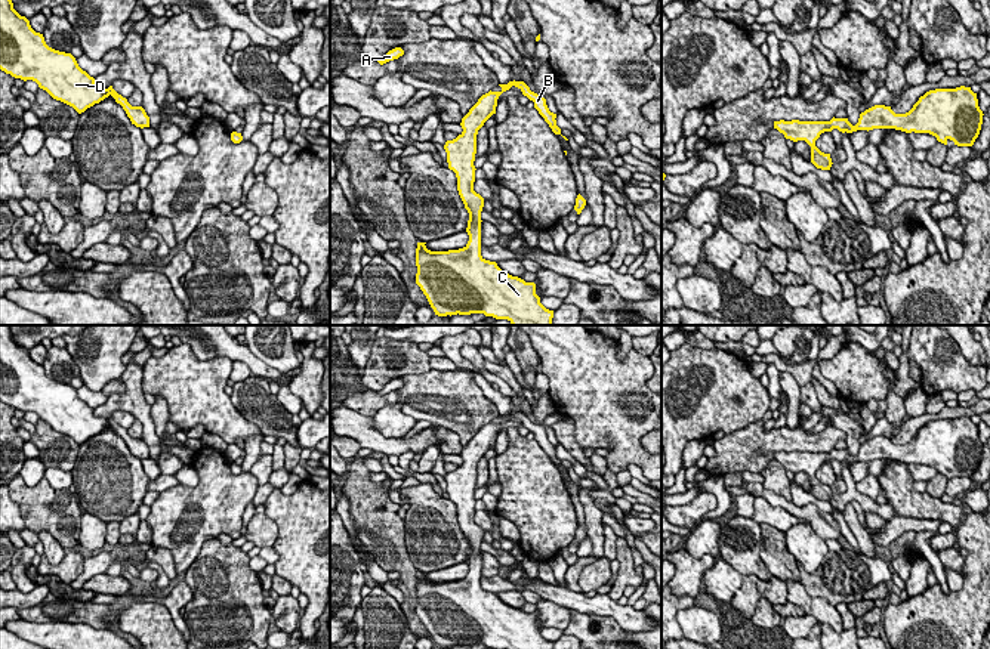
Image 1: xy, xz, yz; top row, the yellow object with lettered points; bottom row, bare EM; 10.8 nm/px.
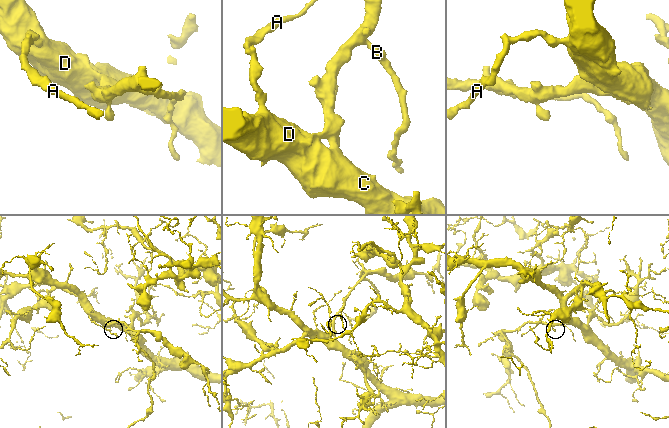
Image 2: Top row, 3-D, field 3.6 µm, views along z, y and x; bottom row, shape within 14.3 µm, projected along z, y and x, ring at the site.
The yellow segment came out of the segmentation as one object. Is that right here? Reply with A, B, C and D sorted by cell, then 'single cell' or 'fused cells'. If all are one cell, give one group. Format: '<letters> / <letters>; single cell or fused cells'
A B C D; single cell

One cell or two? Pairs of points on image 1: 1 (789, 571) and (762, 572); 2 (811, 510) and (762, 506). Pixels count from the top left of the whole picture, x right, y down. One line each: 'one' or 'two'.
1: two
2: two

